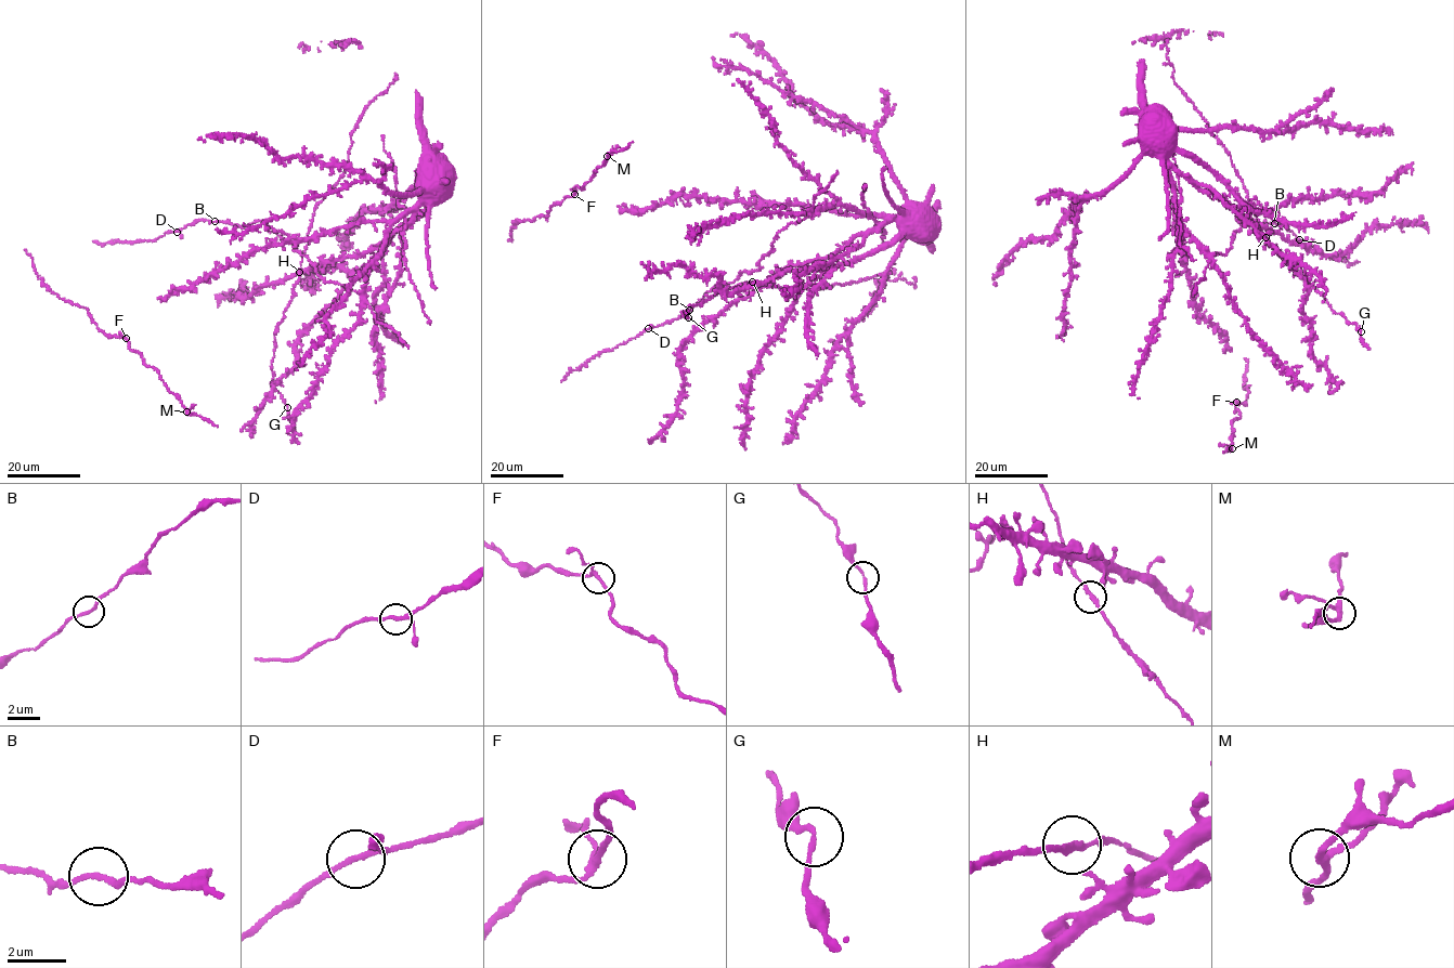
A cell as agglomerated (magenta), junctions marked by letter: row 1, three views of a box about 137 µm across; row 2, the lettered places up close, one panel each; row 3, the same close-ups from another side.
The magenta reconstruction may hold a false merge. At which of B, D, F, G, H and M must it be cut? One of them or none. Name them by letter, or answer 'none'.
none

